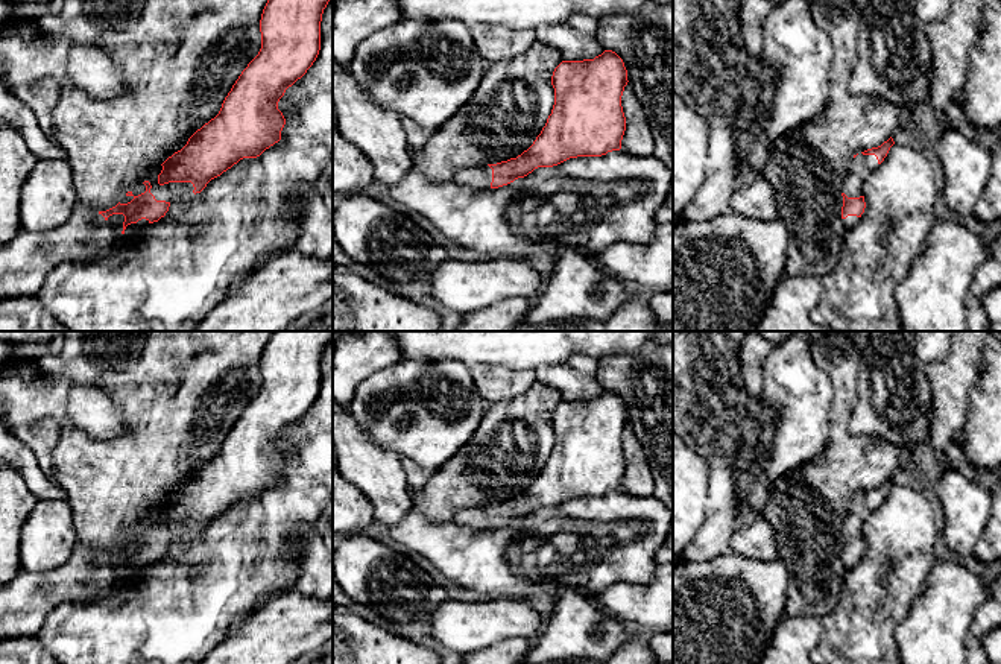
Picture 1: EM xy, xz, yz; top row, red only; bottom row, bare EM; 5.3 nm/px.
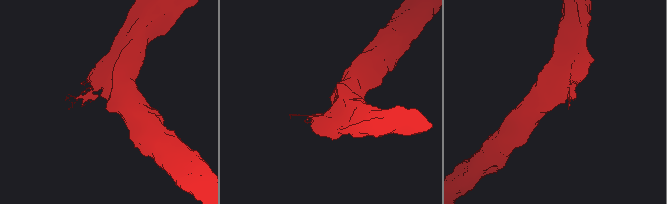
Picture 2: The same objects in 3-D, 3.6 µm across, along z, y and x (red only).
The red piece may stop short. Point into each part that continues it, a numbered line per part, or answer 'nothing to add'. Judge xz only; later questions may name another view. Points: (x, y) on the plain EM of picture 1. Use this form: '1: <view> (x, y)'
1: xz (480, 517)

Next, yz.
1: yz (862, 505)

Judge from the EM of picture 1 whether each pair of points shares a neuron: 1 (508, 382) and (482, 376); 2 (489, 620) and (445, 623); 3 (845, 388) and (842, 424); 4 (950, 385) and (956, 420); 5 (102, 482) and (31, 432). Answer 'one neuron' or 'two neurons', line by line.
1: one neuron
2: one neuron
3: one neuron
4: one neuron
5: two neurons

